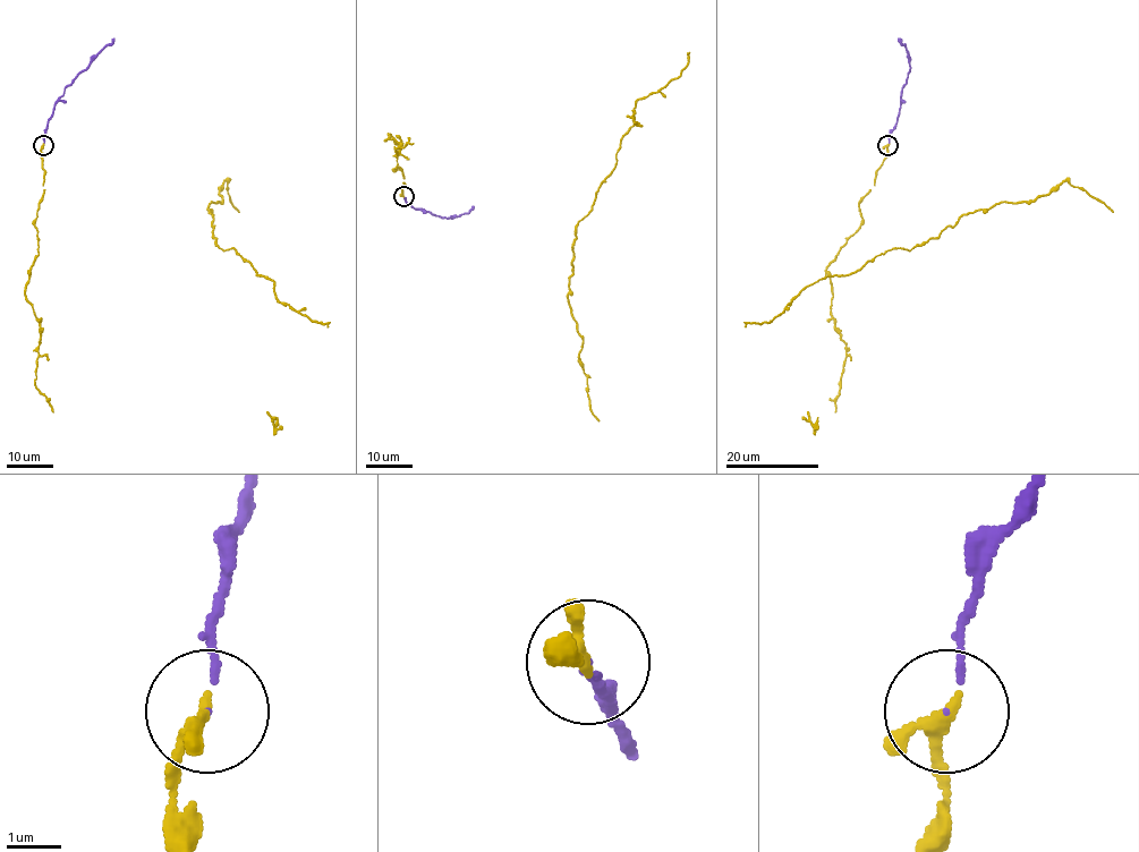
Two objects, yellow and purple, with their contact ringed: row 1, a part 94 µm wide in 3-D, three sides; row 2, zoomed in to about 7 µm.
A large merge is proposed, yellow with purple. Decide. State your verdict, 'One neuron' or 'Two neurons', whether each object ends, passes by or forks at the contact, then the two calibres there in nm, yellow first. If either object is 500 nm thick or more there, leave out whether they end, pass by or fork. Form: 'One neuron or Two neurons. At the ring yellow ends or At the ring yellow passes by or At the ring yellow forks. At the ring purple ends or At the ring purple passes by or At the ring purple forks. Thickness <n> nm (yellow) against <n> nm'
One neuron. At the ring yellow passes by. At the ring purple ends. Thickness 200 nm (yellow) against 80 nm

